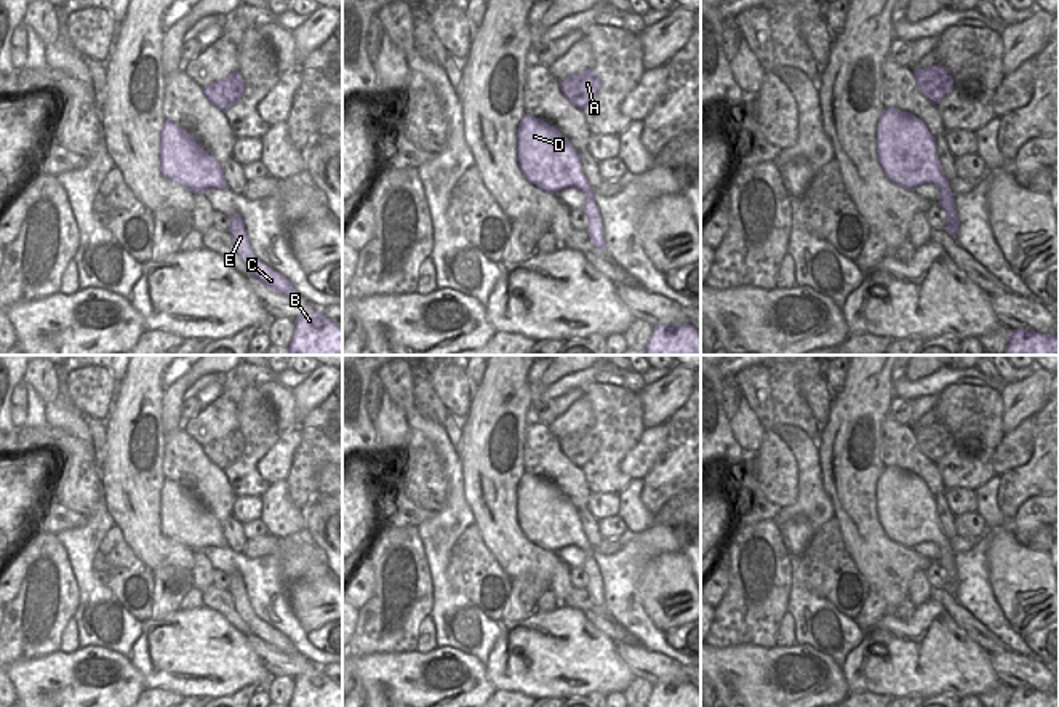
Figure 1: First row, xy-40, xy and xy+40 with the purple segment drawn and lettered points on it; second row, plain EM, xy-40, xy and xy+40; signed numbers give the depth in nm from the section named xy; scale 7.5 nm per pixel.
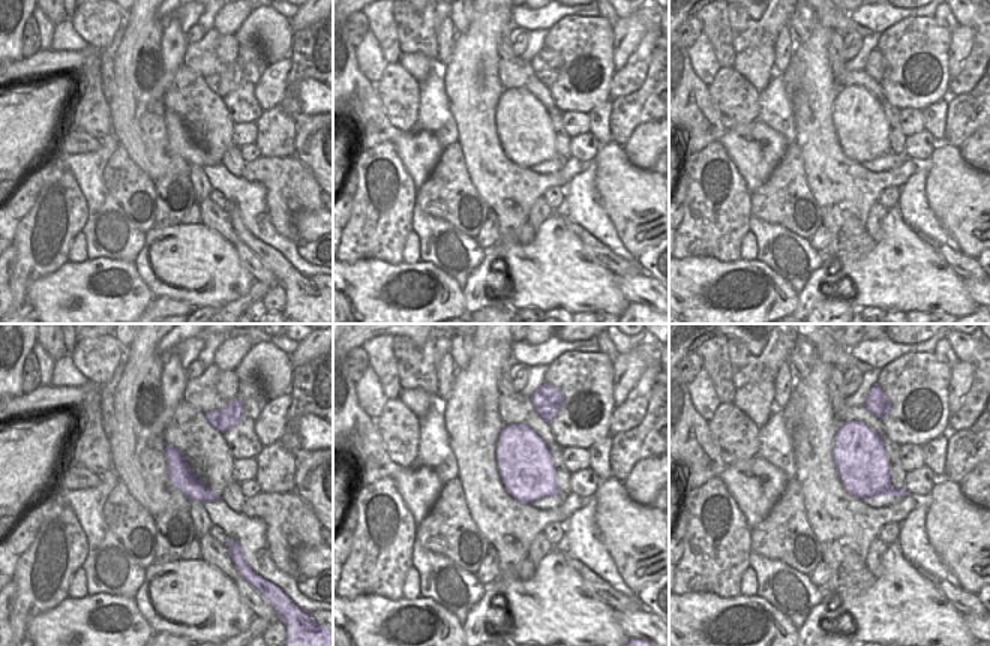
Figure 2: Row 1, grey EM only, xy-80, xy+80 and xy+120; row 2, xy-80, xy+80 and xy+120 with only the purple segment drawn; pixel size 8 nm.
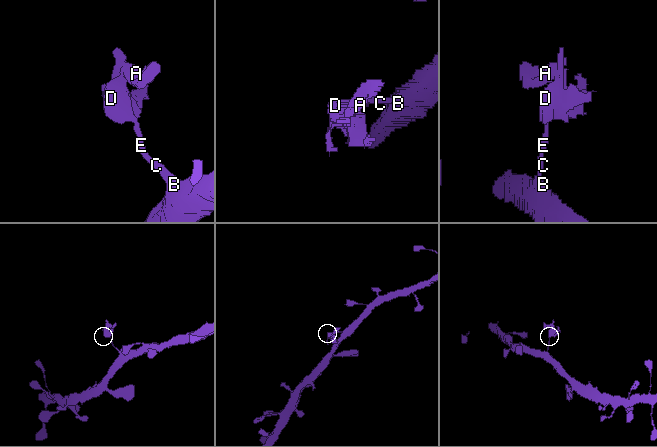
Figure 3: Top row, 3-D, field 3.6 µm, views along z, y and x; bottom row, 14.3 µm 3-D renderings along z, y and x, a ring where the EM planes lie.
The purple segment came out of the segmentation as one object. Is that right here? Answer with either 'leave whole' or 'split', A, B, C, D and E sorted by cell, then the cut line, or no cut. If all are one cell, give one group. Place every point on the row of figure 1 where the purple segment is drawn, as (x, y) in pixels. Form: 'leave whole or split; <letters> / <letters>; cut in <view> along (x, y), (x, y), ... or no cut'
split; A D / B C E; cut in xy+40 along (947, 187), (941, 191)

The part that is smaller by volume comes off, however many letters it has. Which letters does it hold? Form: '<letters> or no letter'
A, D.

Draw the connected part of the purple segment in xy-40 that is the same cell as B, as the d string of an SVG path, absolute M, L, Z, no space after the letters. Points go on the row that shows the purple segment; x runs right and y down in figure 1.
M320 309L294 320L290 355L342 355L342 328Z

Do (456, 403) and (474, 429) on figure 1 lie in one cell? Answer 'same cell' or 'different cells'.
different cells

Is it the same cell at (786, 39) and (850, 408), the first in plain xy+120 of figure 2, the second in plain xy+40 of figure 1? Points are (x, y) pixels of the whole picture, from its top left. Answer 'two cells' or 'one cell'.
two cells

